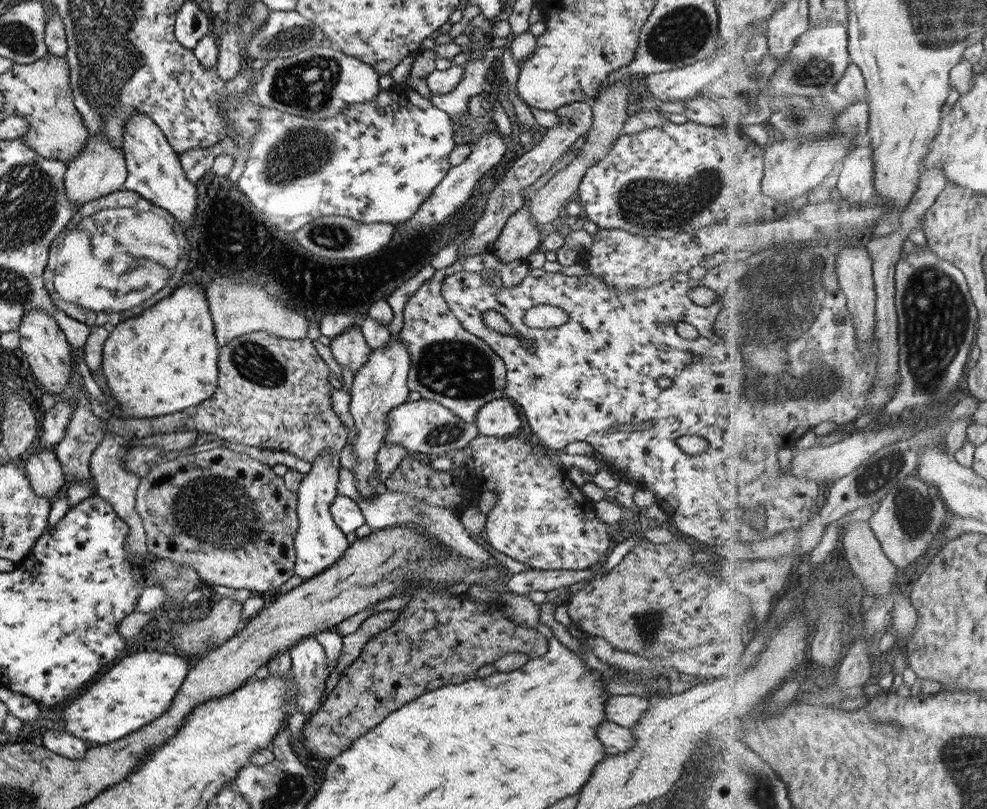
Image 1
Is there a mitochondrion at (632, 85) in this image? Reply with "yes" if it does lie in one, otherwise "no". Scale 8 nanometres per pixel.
no

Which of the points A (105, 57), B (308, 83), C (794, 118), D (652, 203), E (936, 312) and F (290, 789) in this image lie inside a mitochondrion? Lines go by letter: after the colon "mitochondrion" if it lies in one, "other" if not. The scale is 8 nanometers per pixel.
A: mitochondrion
B: mitochondrion
C: mitochondrion
D: mitochondrion
E: mitochondrion
F: mitochondrion

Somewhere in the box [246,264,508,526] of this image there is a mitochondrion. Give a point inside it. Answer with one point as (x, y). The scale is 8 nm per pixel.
(456, 369)

